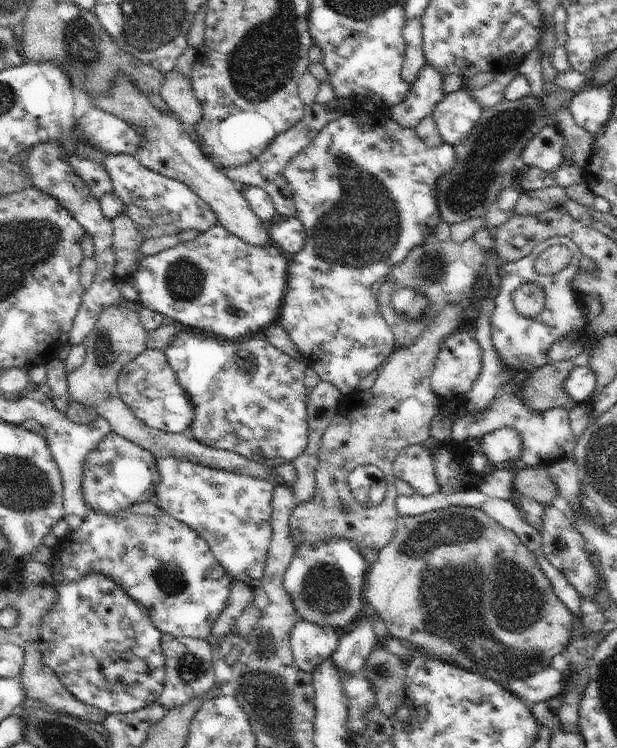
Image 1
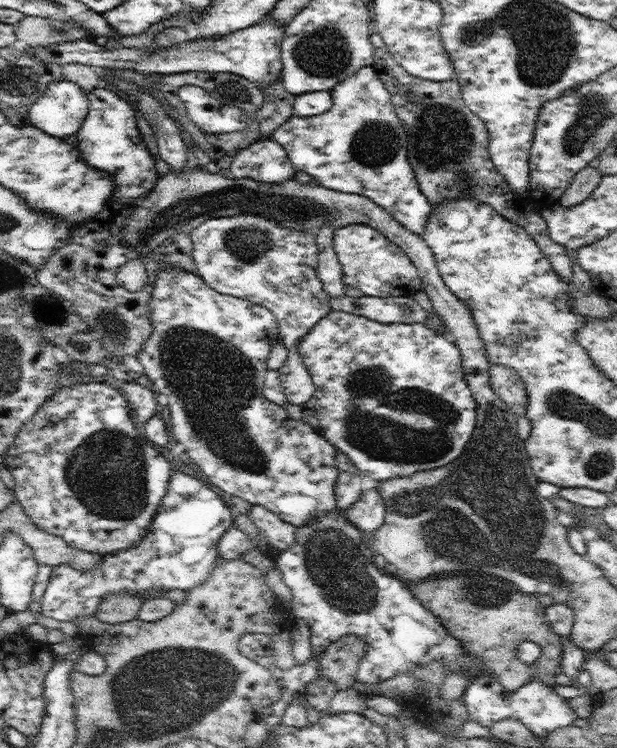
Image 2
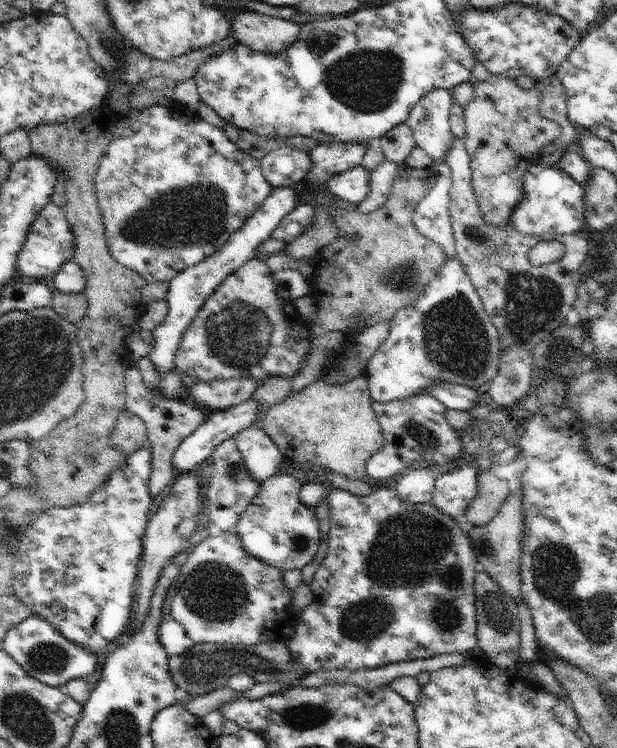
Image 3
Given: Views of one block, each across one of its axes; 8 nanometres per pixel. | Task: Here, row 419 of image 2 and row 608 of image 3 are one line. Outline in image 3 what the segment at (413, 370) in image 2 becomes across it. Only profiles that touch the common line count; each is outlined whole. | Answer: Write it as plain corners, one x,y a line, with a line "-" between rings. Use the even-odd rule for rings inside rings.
380,488
365,497
357,497
350,492
340,489
329,489
324,501
330,510
330,532
328,536
328,555
319,567
316,567
309,578
309,583
314,593
311,605
304,607
302,618
298,618
296,626
287,635
285,644
296,662
296,666
306,668
308,672
320,670
333,671
336,669
348,669
351,671
370,670
390,663
402,661
428,660
440,655
462,654
477,650
478,626
476,622
476,595
474,580
479,570
476,551
472,548
472,540
466,531
458,526
458,522
432,504
410,504
400,500
394,488

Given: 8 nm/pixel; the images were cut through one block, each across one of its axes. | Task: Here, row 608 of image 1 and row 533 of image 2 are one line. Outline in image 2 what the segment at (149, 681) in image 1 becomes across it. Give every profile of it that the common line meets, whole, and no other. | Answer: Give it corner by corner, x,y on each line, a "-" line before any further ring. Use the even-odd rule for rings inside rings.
88,378
82,384
77,382
74,386
63,386
50,395
46,402
38,408
36,414
21,426
14,443
8,447
8,451
2,457
3,466
14,476
13,494
22,505
24,513
34,521
34,525
38,526
38,528
63,538
72,548
101,555
134,548
146,536
148,527
150,527
150,523
152,523
152,519
154,519
154,515
156,515
156,511
160,507
160,502
162,502
162,498
165,497
166,491
168,491
172,466
166,462
166,458
162,454
158,454
158,450
154,446
150,446
146,440
142,440
144,436
138,434
138,430
134,428
132,418
130,418
128,412
130,412
130,407
120,389
110,387
100,379

